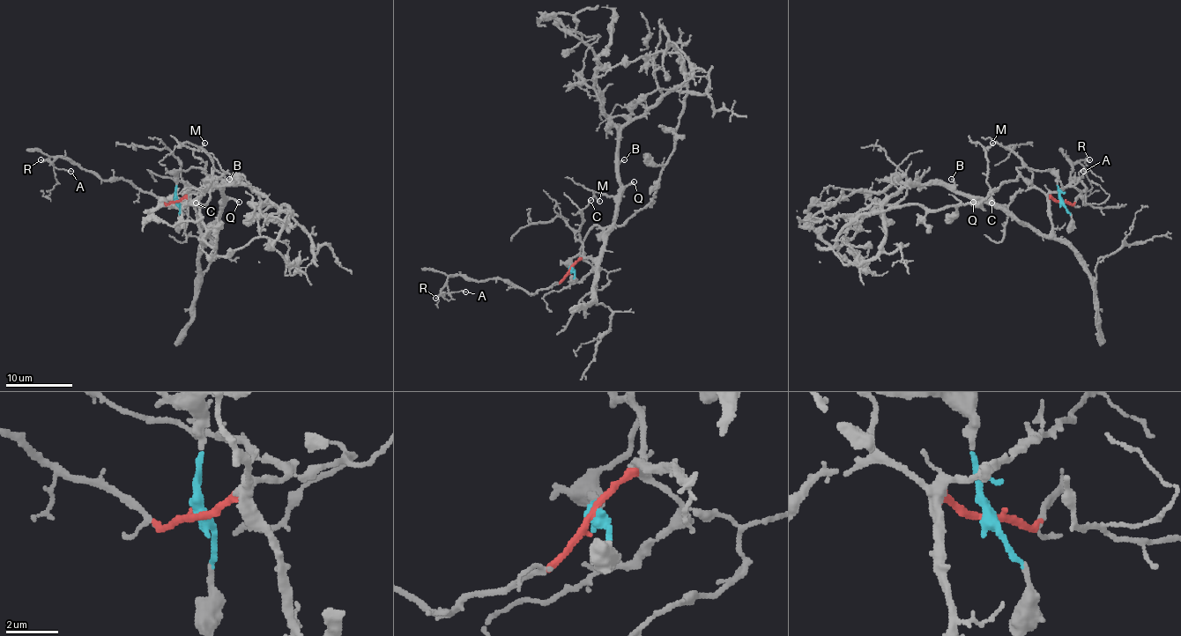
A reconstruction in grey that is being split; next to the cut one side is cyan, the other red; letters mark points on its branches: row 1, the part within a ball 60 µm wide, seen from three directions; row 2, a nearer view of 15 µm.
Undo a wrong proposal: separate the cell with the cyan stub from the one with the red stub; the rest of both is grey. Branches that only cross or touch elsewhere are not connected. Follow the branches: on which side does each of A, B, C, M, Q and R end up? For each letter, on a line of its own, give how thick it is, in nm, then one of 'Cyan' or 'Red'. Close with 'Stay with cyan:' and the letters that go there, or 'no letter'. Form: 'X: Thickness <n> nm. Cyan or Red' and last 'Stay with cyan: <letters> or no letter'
A: Thickness 110 nm. Red
B: Thickness 110 nm. Red
C: Thickness 150 nm. Red
M: Thickness 130 nm. Red
Q: Thickness 220 nm. Red
R: Thickness 130 nm. Red
Stay with cyan: no letter

